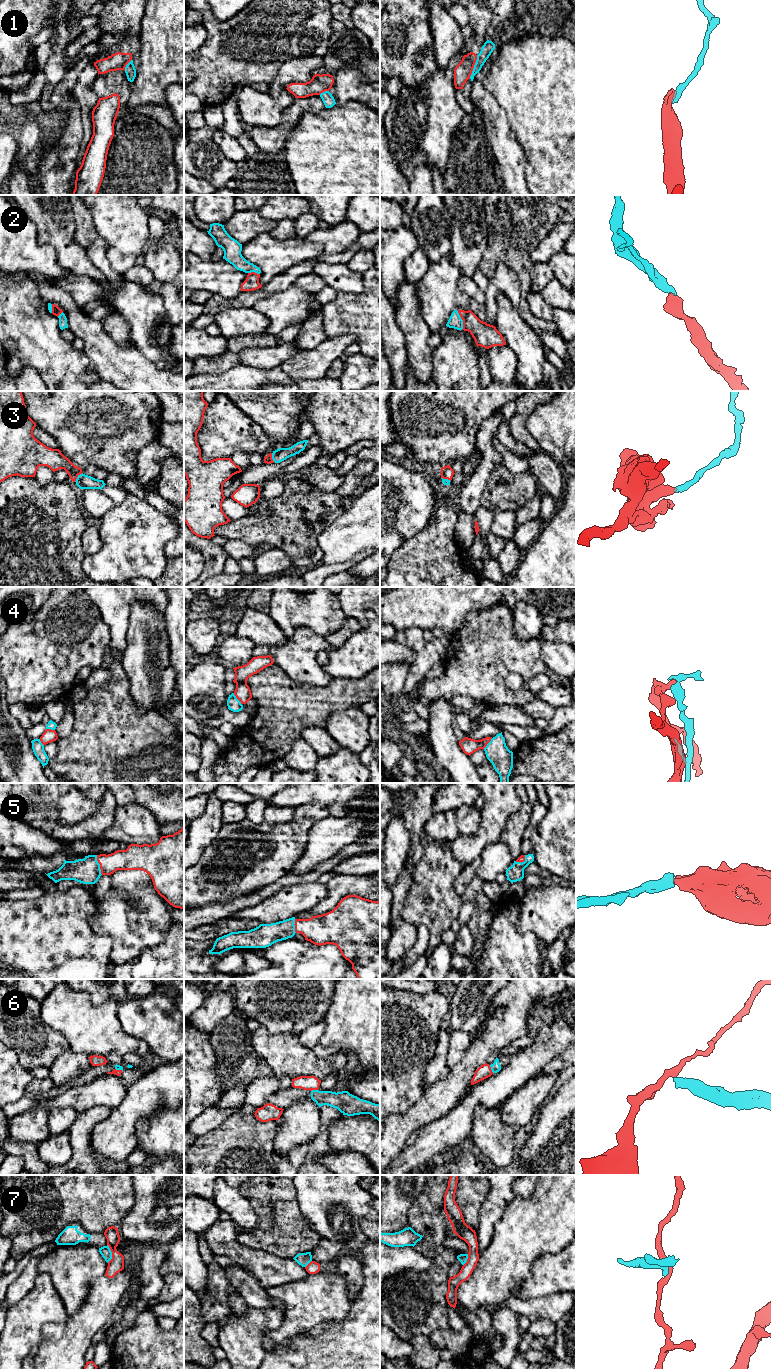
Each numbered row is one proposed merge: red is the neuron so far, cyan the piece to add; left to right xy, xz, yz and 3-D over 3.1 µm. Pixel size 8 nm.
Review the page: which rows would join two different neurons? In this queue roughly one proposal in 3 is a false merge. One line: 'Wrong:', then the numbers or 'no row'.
Wrong: 1, 4, 6, 7

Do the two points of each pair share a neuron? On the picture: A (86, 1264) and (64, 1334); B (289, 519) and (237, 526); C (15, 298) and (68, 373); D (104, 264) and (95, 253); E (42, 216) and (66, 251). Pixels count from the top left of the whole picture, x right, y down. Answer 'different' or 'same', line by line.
A: different
B: same
C: same
D: same
E: same

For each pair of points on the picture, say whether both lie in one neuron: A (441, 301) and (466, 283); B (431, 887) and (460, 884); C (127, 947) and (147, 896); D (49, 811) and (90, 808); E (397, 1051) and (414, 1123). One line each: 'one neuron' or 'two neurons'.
A: two neurons
B: two neurons
C: one neuron
D: two neurons
E: two neurons

